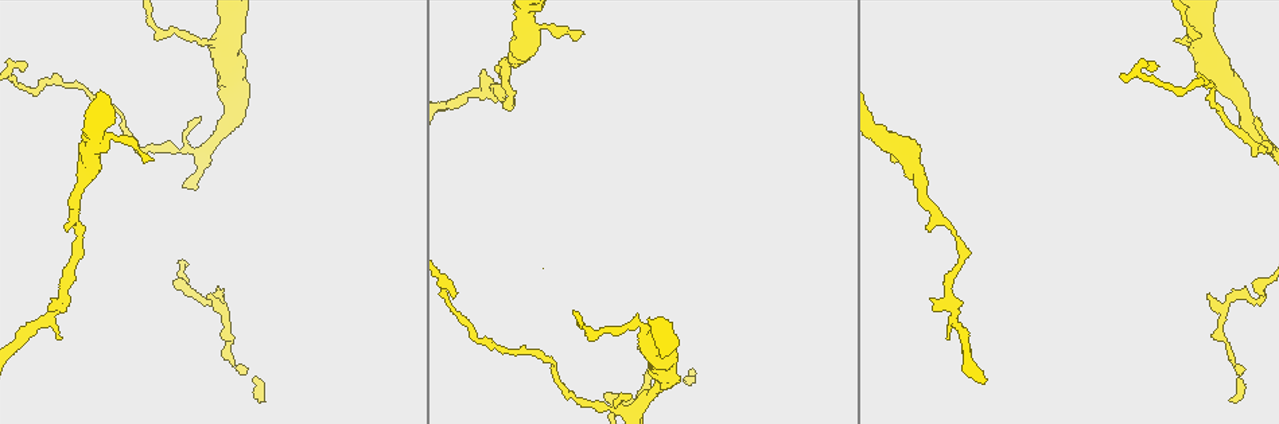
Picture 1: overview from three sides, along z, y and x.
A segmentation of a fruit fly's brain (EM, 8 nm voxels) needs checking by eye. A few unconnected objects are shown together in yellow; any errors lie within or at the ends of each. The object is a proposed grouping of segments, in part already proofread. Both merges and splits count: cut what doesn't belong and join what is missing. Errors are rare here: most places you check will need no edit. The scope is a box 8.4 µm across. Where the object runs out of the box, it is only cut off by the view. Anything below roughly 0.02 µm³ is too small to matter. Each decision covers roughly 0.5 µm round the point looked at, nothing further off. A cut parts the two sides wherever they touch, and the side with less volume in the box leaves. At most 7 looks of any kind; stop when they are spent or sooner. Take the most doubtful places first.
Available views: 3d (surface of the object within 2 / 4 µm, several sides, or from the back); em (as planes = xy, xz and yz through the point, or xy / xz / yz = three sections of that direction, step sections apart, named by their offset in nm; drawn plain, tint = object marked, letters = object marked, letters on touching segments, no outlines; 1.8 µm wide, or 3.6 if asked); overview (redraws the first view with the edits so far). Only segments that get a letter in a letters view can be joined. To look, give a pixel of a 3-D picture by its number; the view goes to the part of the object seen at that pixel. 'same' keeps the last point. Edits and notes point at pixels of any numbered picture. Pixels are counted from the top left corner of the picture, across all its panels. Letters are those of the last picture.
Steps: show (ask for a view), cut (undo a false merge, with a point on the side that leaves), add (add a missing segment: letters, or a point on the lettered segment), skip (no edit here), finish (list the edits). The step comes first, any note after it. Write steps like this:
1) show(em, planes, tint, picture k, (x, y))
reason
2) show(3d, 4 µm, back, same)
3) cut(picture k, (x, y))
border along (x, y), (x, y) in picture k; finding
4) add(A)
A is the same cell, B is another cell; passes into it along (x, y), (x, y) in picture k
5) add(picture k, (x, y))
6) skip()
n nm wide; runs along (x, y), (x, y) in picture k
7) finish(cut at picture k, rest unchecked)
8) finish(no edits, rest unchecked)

show(3d, 4 µm, picture 1, (629, 398))
an open end

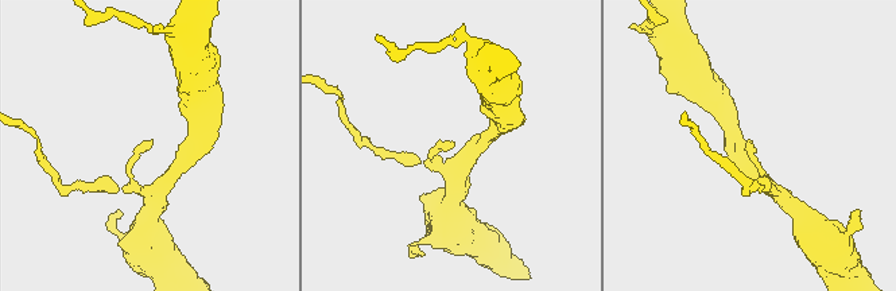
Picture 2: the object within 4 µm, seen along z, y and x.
show(em, planes, letters, picture 2, (453, 145))

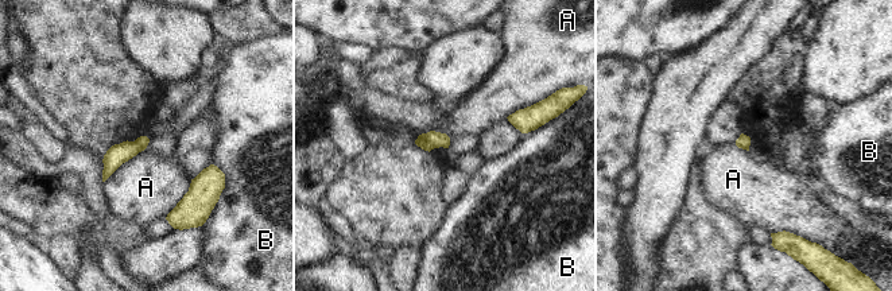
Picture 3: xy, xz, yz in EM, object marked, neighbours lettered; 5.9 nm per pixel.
skip()
A and B are other cells; border along (146, 147), (125, 160), (104, 182) in picture 3; none of them fits

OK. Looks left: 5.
show(3d, 4 µm, picture 1, (153, 160))

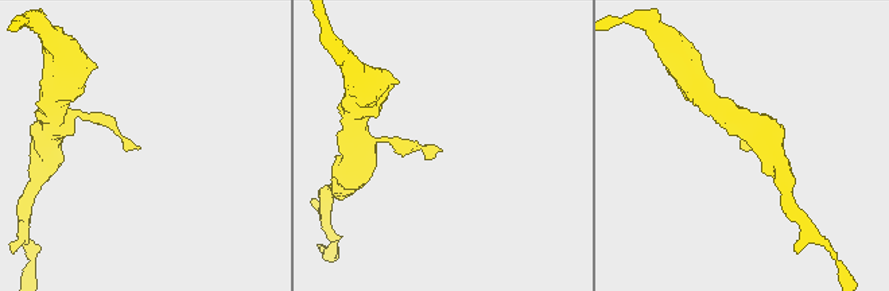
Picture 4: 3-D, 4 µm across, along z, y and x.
show(em, planes, tint, picture 4, (748, 149))

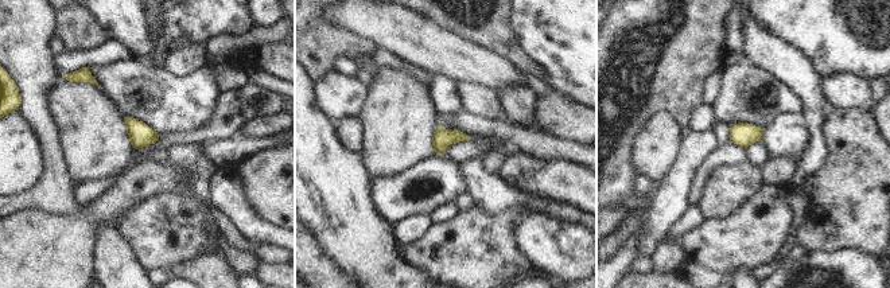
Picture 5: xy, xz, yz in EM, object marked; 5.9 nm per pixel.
show(em, planes, letters, same)
what lies round it

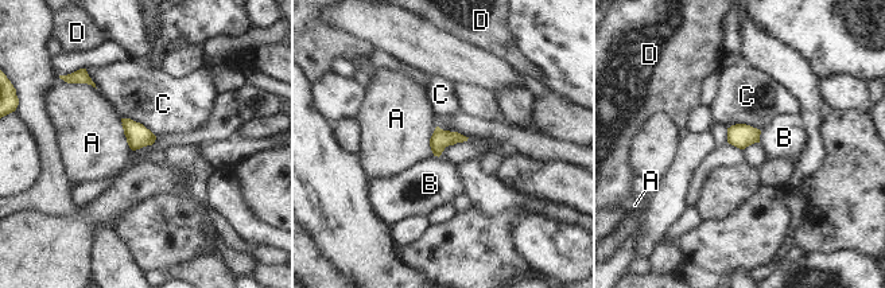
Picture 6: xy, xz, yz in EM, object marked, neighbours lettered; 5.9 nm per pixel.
skip()
A, B, C and D are other cells; border along (120, 119), (127, 144), (132, 150) in picture 6; none of them fits

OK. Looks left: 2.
finish(no edits, rest unchecked)

